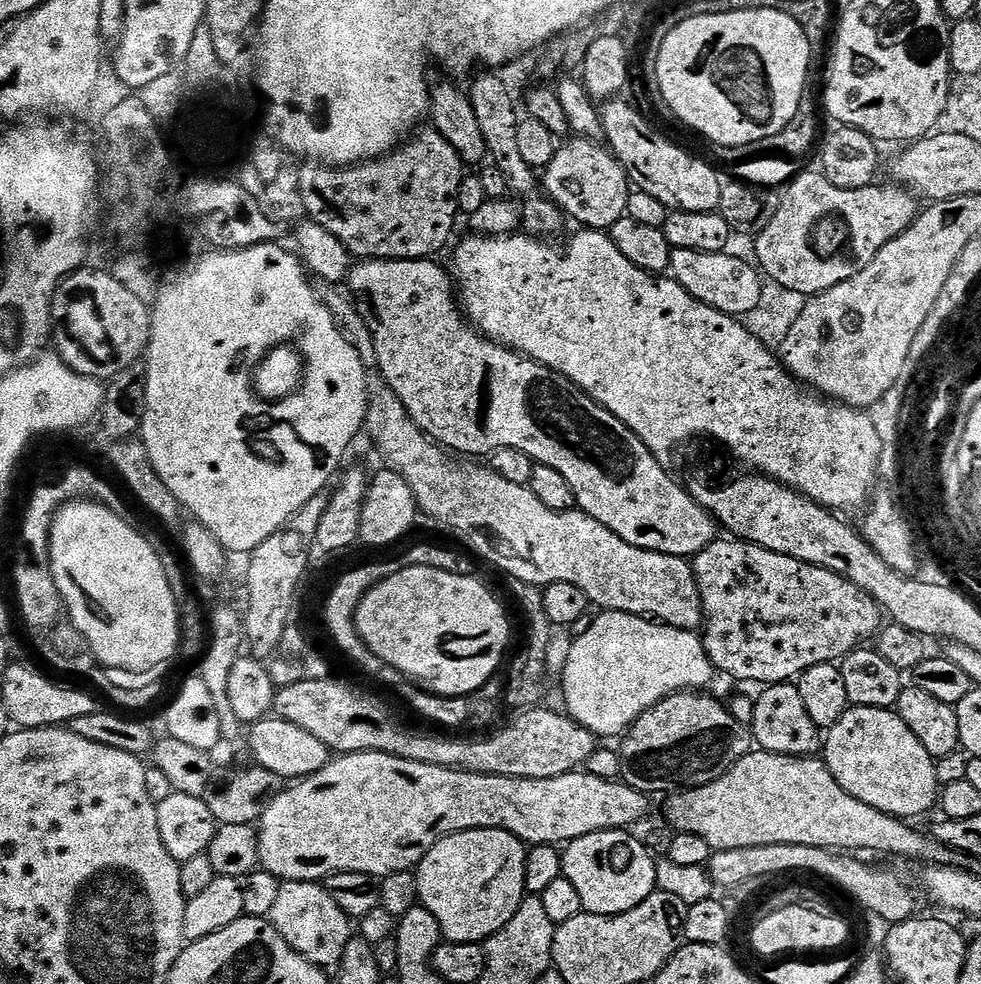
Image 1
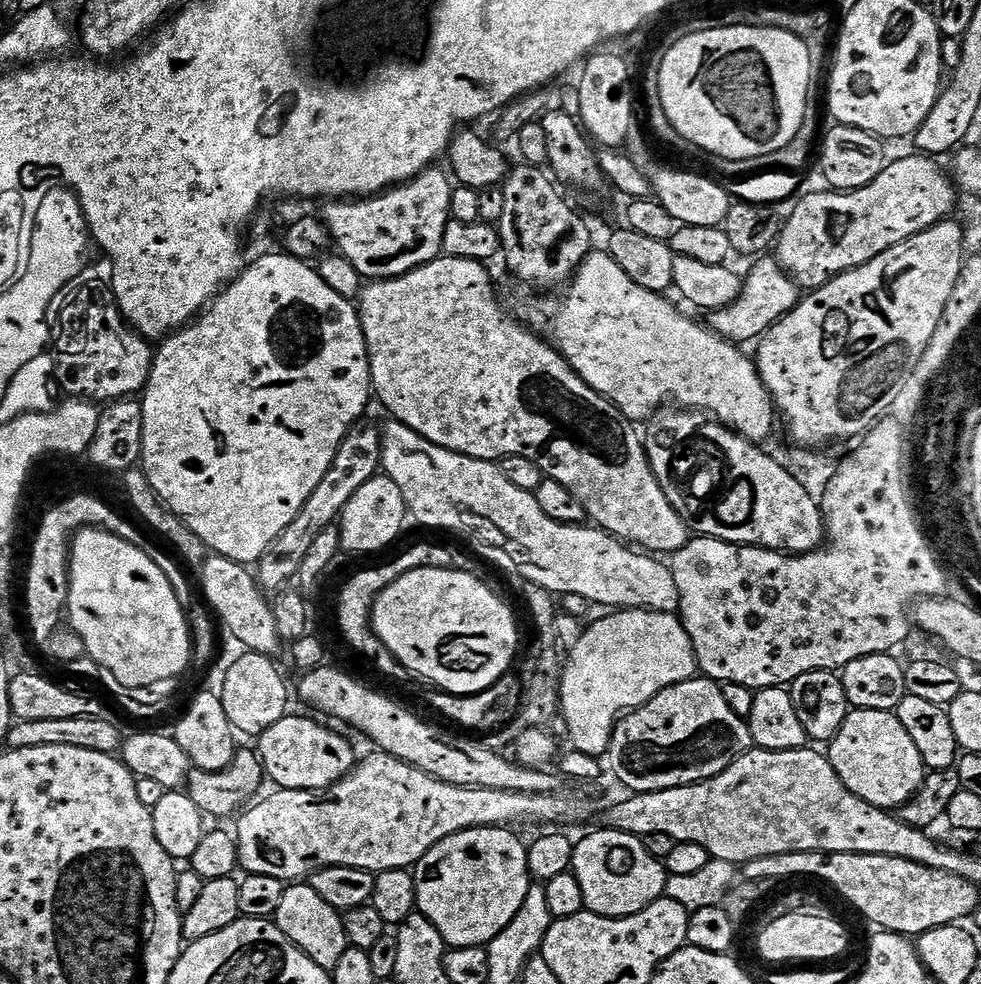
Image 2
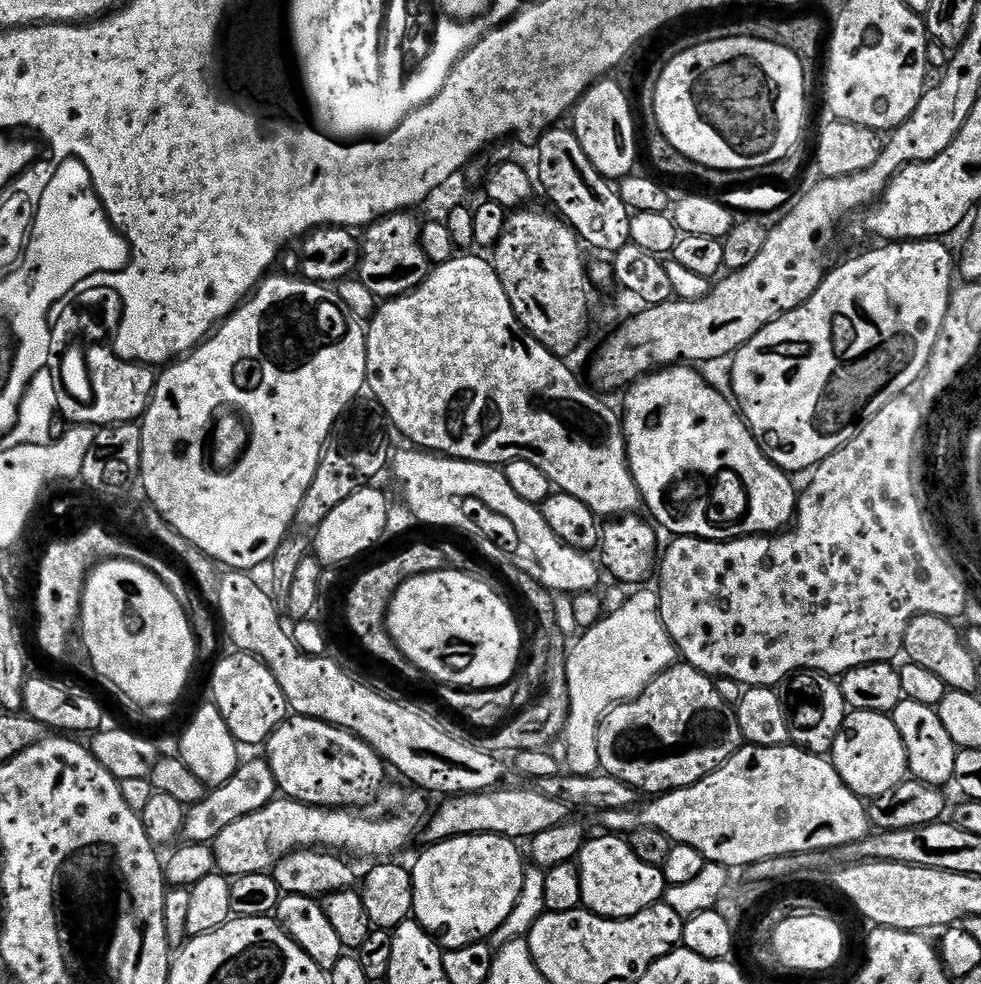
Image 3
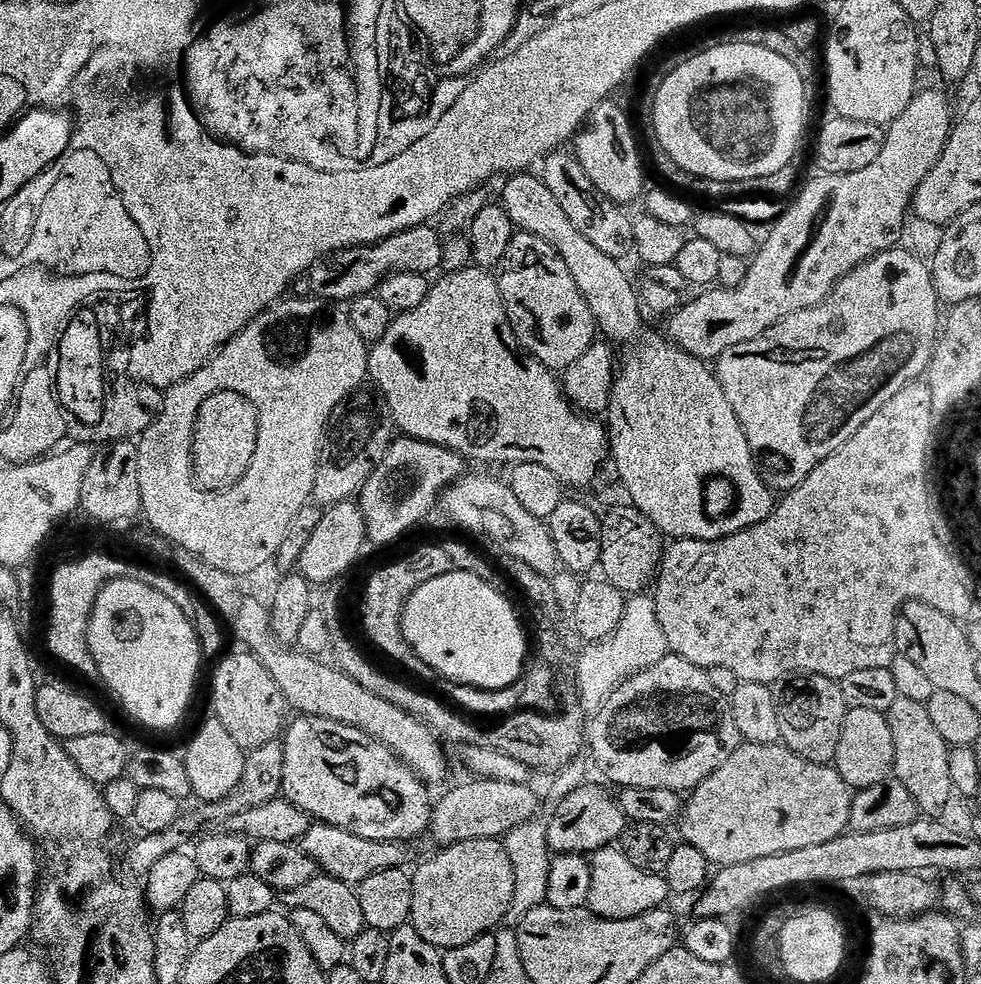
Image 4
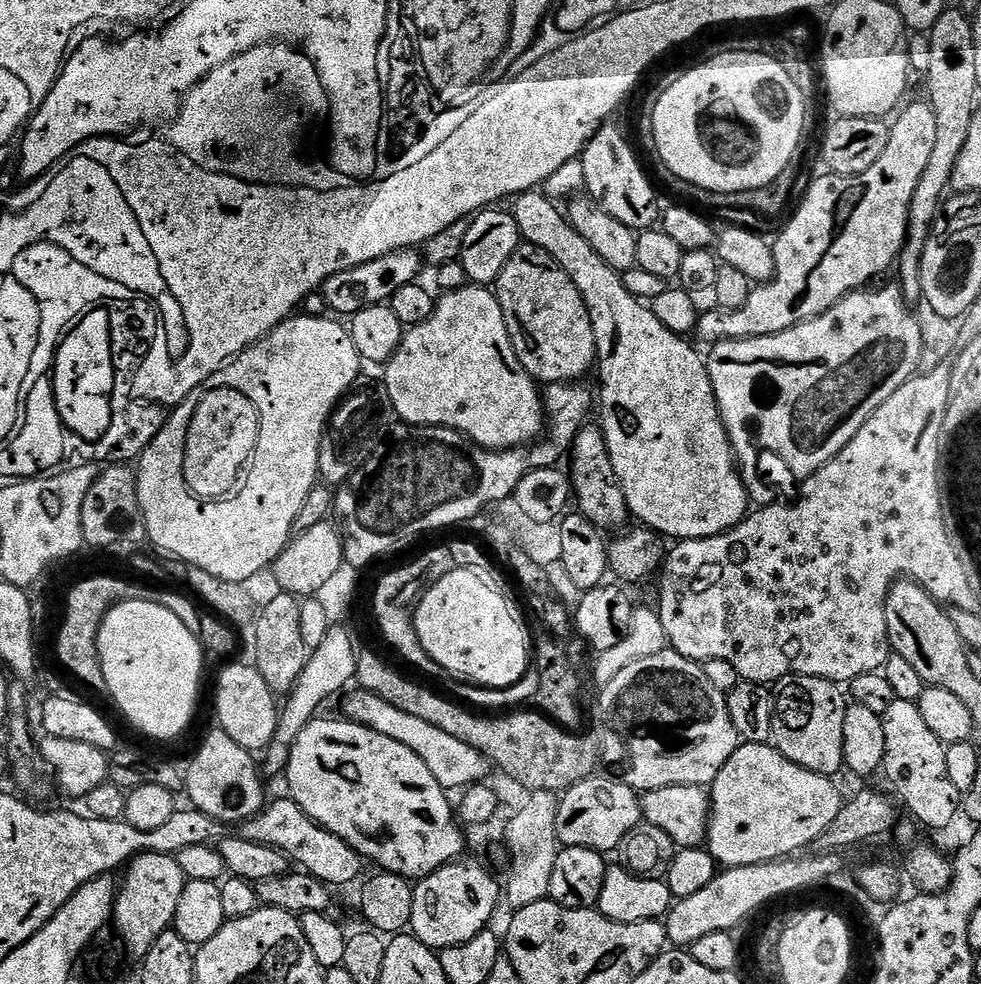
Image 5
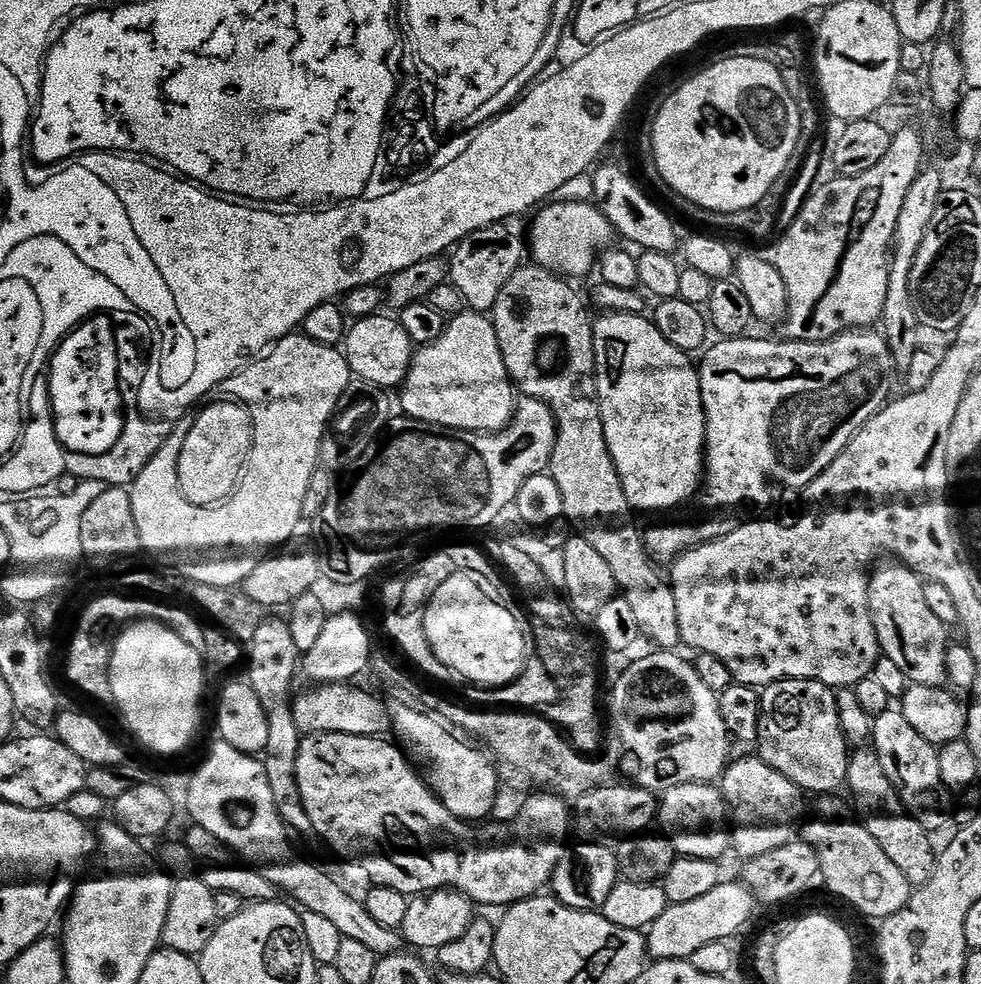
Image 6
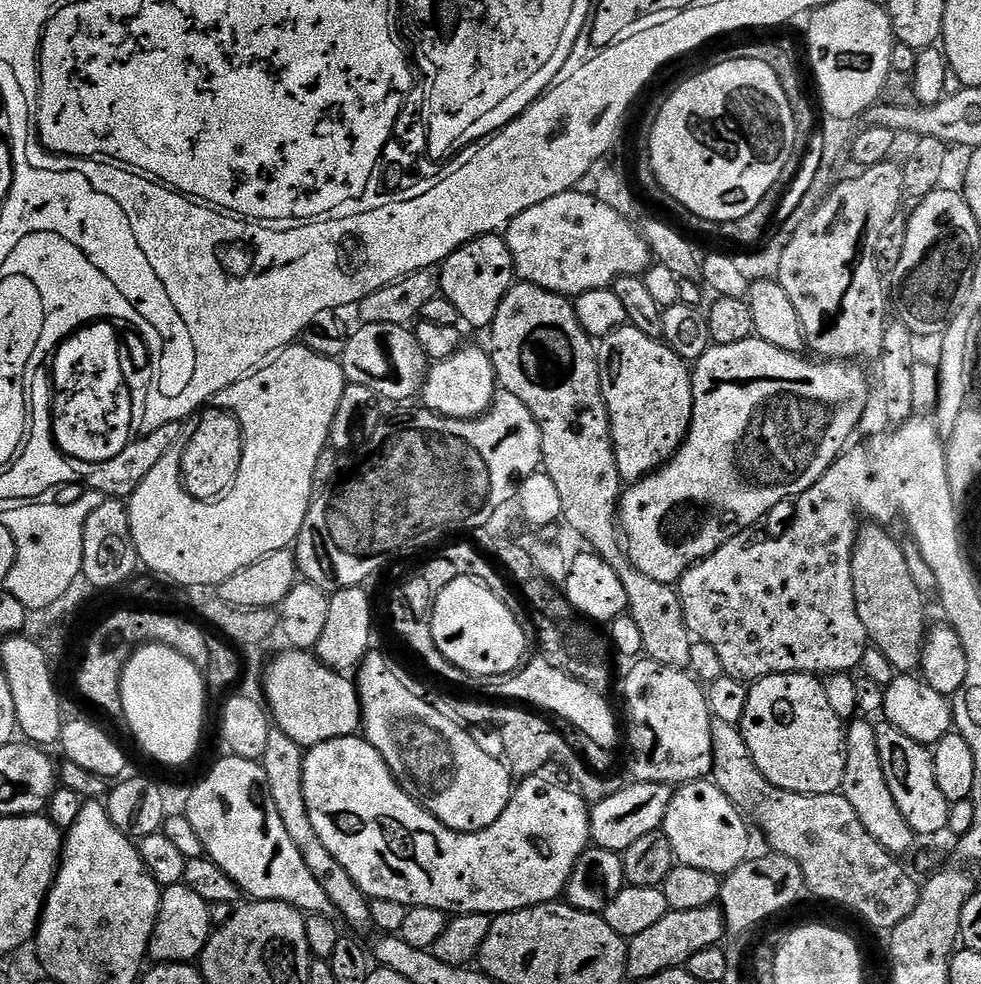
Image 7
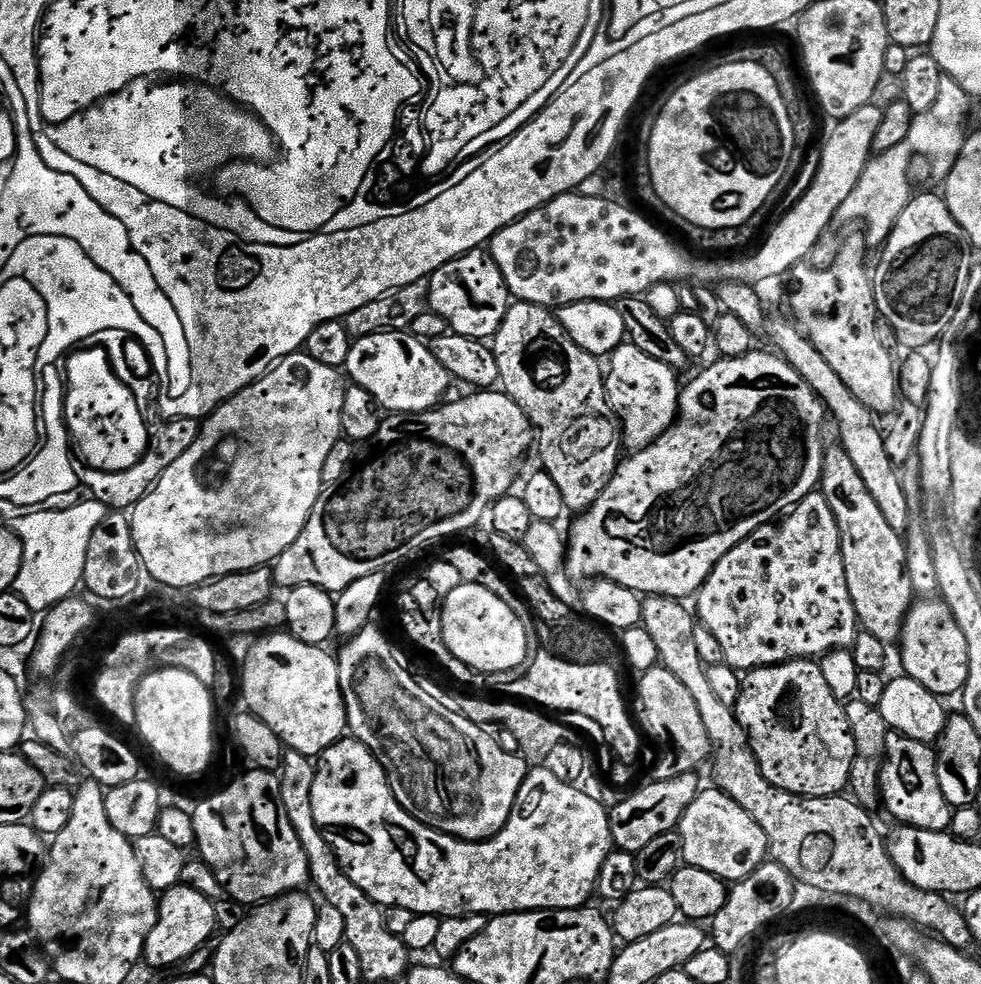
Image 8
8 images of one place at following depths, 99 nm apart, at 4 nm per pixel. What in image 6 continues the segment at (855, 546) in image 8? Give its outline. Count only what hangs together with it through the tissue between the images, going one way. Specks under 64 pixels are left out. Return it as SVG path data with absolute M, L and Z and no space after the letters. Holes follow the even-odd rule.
M877 563L868 577L868 613L880 643L880 651L891 658L909 682L922 686L945 687L948 679L949 625L930 611L925 581L906 564Z

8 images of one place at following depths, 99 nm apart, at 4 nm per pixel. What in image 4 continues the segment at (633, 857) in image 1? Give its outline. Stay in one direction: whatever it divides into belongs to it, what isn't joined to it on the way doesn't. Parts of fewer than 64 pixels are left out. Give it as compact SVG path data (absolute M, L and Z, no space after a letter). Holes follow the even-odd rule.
M619 847L603 848L591 853L592 878L590 880L590 898L587 907L595 916L607 920L625 920L641 916L655 908L664 908L669 903L670 893L663 875L643 872L620 852Z

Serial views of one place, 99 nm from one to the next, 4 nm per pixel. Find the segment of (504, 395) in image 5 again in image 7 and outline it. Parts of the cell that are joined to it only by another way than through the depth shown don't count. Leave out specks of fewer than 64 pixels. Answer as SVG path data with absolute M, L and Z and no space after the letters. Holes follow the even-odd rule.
M461 346L457 348L456 352L450 358L437 360L429 367L428 378L424 381L422 389L422 404L423 407L429 408L429 410L438 413L440 416L468 420L471 416L481 416L482 413L487 412L488 407L496 399L497 391L498 381L496 371L492 365L491 355L485 349L483 352L480 348Z

